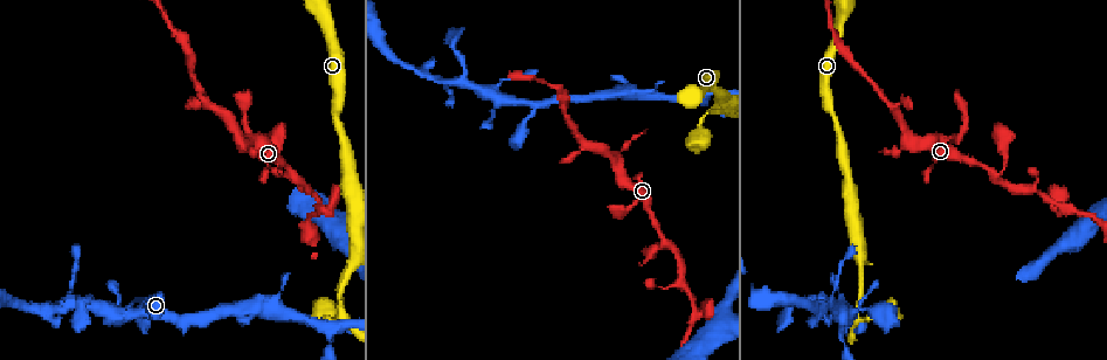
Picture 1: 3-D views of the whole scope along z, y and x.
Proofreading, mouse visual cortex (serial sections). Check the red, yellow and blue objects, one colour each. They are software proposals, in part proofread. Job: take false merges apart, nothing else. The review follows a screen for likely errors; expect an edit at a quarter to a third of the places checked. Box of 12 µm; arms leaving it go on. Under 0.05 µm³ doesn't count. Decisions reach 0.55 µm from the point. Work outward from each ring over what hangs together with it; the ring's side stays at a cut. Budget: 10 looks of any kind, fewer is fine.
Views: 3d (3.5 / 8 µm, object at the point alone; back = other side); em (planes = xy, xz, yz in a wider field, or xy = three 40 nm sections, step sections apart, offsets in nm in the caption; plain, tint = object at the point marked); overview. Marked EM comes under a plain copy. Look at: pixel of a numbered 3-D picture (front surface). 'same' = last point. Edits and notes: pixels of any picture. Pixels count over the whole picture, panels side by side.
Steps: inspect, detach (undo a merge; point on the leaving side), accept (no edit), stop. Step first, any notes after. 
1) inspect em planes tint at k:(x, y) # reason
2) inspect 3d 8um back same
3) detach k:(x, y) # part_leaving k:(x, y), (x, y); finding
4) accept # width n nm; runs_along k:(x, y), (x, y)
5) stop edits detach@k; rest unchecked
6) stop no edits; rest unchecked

inspect 3d 8um at 1:(493, 94) # abrupt turn

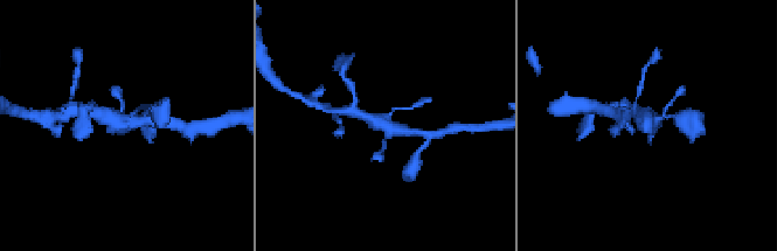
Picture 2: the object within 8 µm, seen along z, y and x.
inspect 3d 3.5um back at 2:(382, 121) # closer look

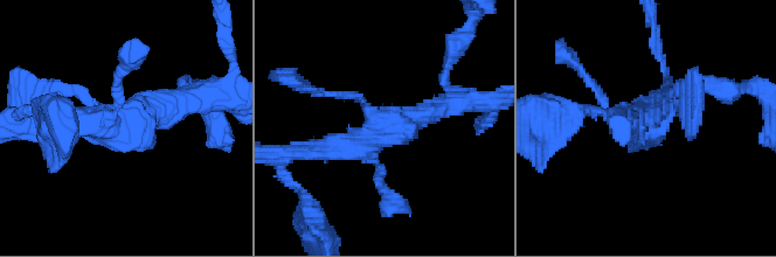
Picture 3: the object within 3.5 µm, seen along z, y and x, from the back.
accept # continuous, no second cell

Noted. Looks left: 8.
inspect 3d 3.5um at 1:(79, 299) # sharp bend

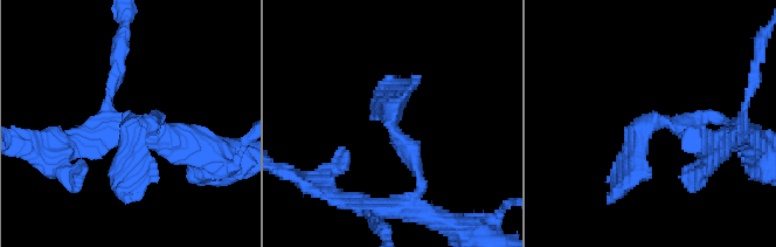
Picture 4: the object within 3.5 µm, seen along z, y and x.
inspect em xy step 3 tint at 4:(648, 126) # now the EM

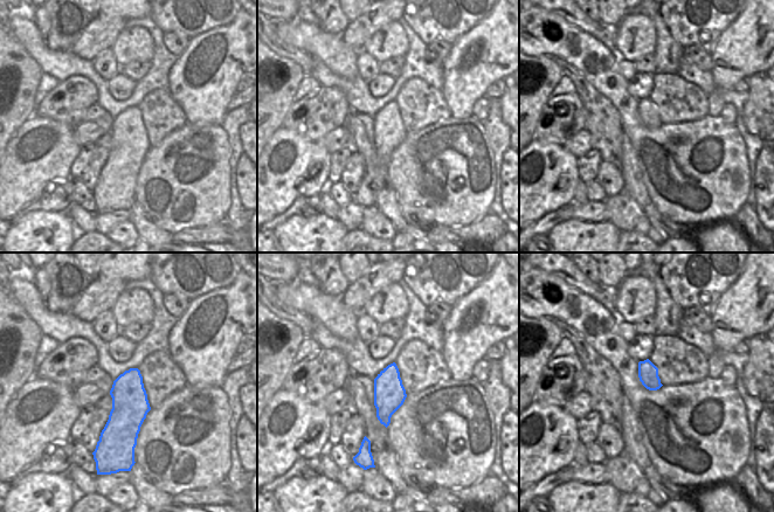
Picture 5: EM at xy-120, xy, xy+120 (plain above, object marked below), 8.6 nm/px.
accept # runs_along 4:(709, 118), (646, 125), (617, 194); continuous, no second cell

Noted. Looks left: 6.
inspect 3d 8um back at 1:(714, 107) # branch point

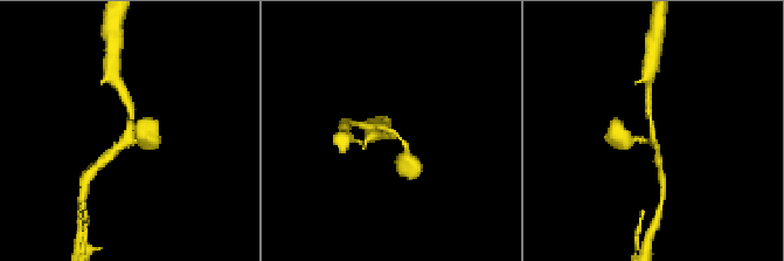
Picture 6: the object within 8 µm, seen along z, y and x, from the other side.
inspect 3d 3.5um back at 6:(394, 131) # zoom in

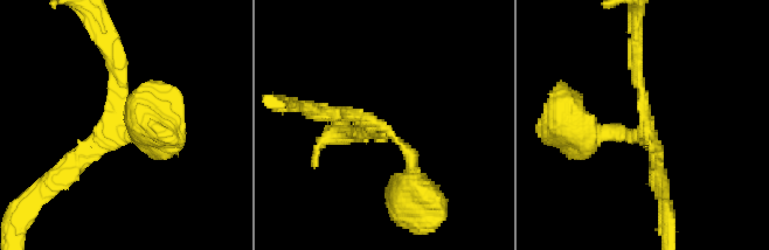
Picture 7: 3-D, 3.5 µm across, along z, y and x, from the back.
inspect em xy step 2 tint at 7:(117, 102) # arms 3; arm_widths 200, 200, 200 nm

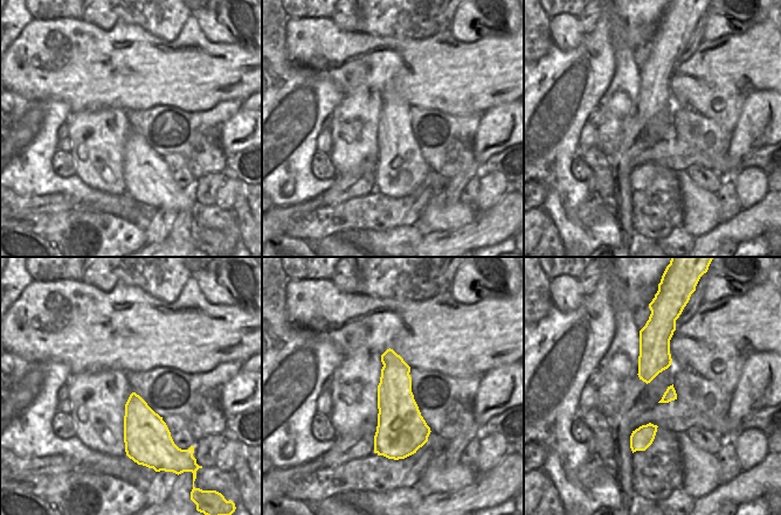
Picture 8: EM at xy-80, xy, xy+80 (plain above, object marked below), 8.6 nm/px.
accept # runs_along 7:(101, 29), (118, 126), (151, 133); all the same cell

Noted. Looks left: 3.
inspect 3d 8um back at 1:(290, 173) # side arm on a straight run

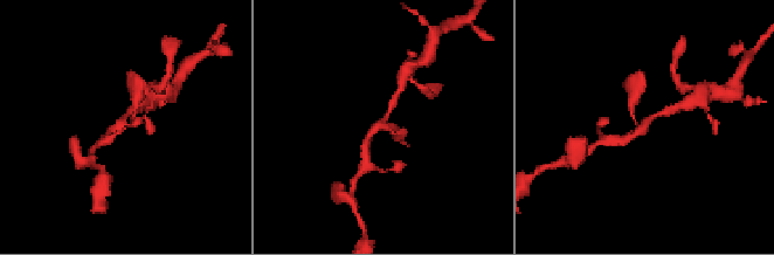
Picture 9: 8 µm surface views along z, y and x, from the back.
inspect 3d 3.5um at 9:(381, 122) # closer look

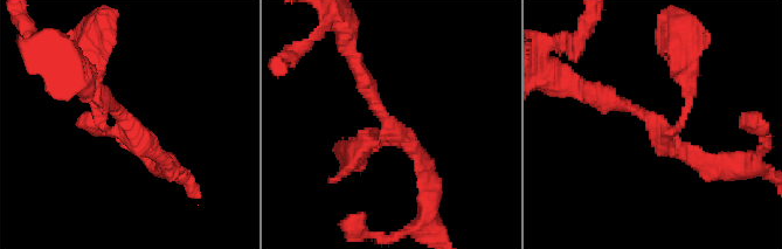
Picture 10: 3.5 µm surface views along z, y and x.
inspect em planes tint at 10:(390, 126) # arms 3; arm_widths 150, 200, 200 nm; need the tissue

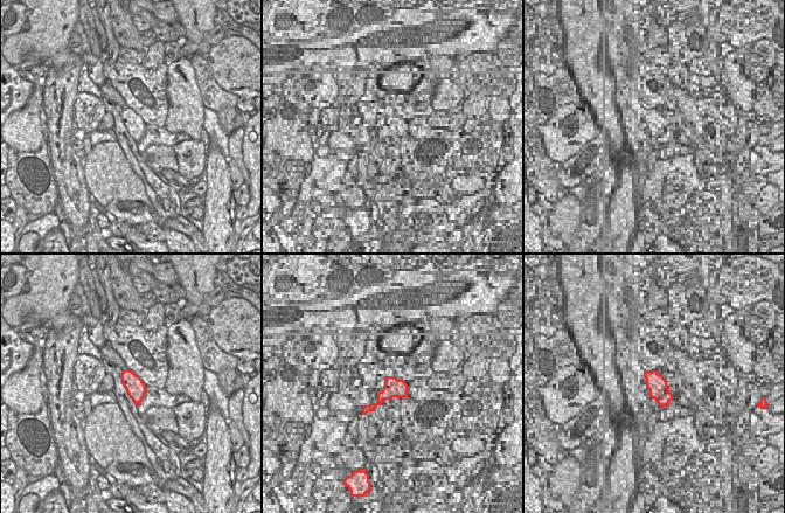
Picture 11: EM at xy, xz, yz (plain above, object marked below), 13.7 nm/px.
accept # width 280 nm; runs_along 10:(354, 69), (430, 180); all the same cell

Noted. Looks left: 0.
stop no edits; rest unchecked

